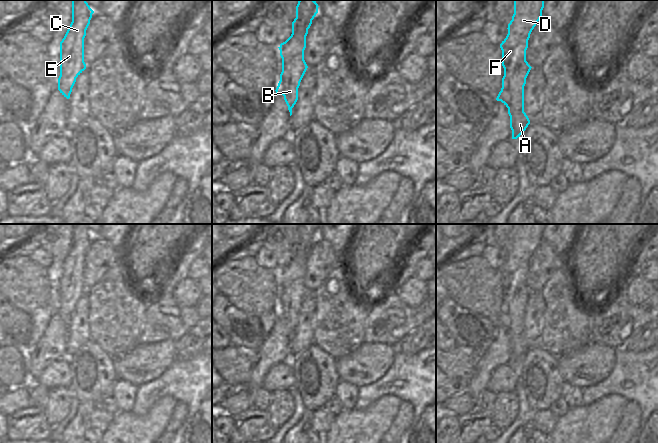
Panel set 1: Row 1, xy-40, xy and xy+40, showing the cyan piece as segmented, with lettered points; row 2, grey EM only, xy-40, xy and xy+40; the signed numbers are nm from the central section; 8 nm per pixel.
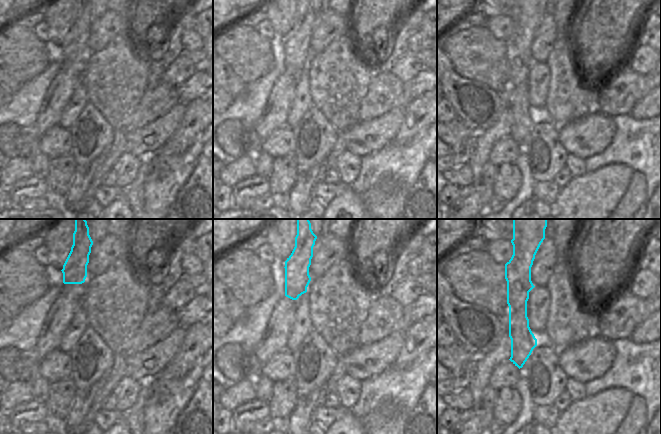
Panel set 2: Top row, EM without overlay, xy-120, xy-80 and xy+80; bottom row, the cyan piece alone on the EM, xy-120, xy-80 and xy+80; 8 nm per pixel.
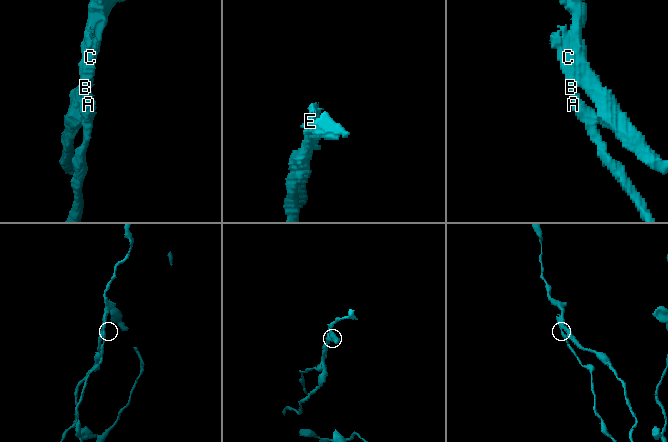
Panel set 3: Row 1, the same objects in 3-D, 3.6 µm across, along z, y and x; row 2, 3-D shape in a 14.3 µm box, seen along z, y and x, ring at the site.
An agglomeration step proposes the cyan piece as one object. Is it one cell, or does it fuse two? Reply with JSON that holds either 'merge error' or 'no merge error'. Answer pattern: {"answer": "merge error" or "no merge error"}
{"answer": "merge error"}

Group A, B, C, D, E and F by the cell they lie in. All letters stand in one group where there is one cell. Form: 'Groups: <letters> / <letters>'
Groups: A B C E / D F

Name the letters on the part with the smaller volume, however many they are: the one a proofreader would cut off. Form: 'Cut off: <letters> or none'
Cut off: A, B, C, E

